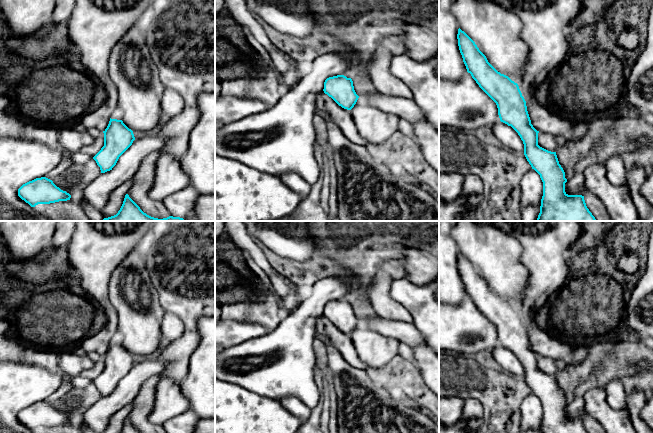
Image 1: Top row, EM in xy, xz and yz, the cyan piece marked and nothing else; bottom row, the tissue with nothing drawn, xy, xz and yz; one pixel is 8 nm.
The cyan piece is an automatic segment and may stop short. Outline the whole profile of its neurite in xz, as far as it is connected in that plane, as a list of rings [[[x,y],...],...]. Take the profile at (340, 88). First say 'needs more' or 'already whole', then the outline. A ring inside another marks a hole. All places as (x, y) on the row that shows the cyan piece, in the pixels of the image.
already whole | [[[344,75],[327,78],[323,91],[339,106],[347,110],[351,110],[359,98],[354,90],[352,79]]]

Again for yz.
already whole | [[[460,28],[457,34],[458,46],[466,66],[479,87],[496,103],[500,121],[511,126],[520,136],[524,144],[524,155],[543,182],[543,196],[540,213],[536,221],[596,221],[586,206],[584,196],[568,195],[565,192],[565,172],[559,164],[556,152],[548,151],[538,145],[538,133],[527,111],[526,101],[517,83],[508,76],[498,72],[479,50],[475,42]]]

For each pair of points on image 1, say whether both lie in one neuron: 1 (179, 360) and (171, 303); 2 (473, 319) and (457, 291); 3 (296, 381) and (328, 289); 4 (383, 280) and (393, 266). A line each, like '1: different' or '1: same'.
1: same
2: different
3: same
4: different

